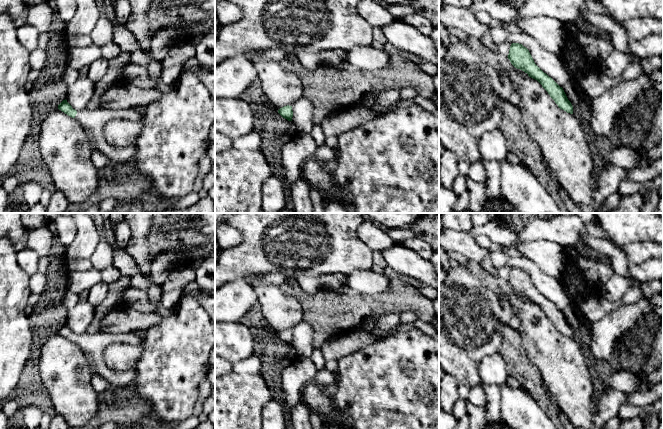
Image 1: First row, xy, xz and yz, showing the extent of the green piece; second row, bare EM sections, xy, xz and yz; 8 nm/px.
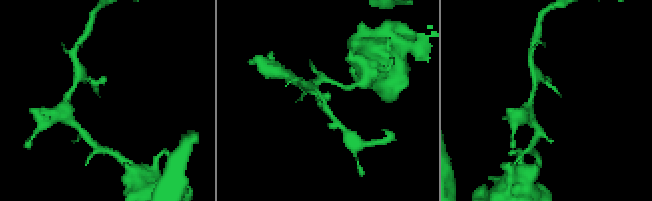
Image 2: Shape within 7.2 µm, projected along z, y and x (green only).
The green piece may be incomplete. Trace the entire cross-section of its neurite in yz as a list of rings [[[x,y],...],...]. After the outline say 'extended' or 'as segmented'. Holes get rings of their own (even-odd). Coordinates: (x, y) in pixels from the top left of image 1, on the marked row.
[[[512,43],[507,57],[515,68],[524,71],[529,77],[537,80],[560,109],[573,114],[573,106],[563,88],[535,64],[526,47],[519,43]]] | as segmented

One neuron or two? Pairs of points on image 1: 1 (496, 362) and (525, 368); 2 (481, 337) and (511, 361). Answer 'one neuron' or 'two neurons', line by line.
1: two neurons
2: two neurons

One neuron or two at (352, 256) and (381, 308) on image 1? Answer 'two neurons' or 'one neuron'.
two neurons

